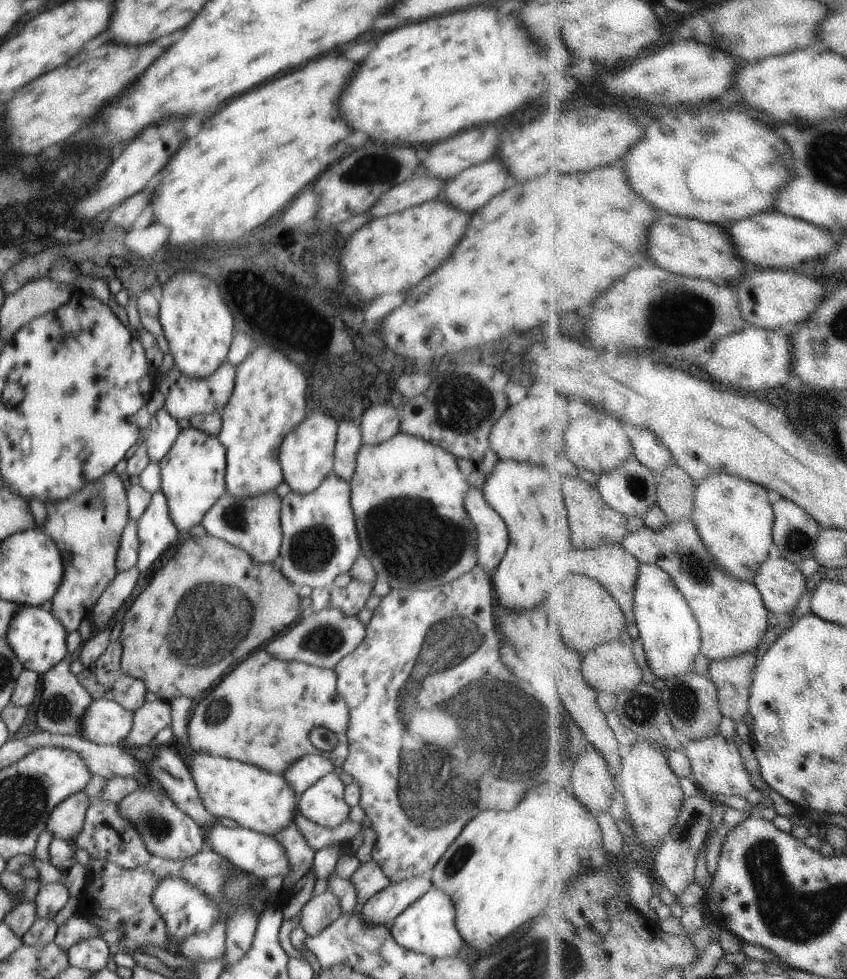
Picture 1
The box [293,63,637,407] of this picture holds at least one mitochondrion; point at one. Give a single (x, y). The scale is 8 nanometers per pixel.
(369, 171)

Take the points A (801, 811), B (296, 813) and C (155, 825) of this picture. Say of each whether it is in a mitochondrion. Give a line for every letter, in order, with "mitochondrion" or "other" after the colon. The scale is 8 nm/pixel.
A: other
B: other
C: mitochondrion

